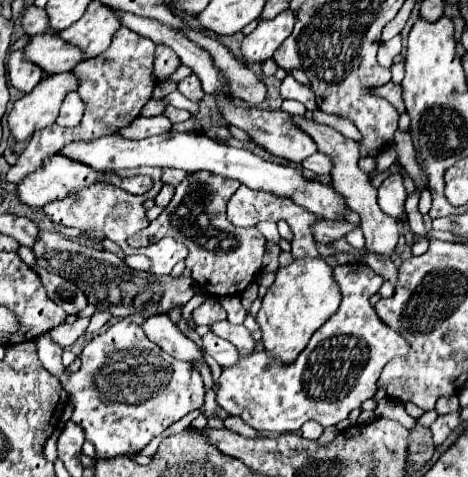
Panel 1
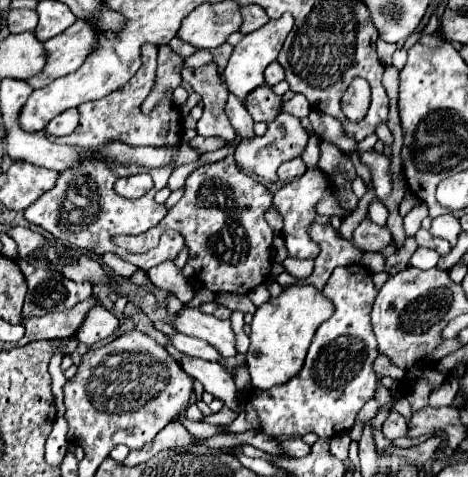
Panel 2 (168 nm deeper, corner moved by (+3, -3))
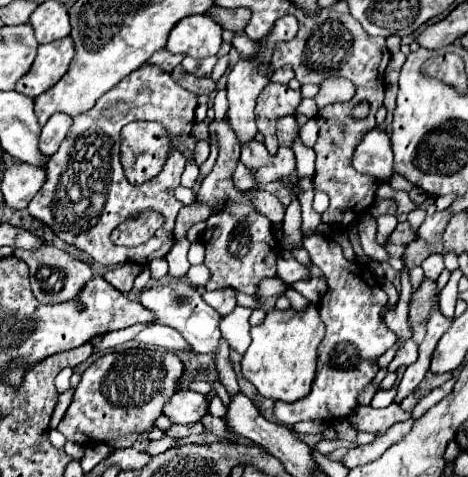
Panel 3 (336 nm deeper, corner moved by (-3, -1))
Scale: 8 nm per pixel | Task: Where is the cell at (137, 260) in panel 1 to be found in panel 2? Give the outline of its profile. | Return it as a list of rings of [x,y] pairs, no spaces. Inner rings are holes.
[[[164,261],[156,267],[152,267],[148,271],[148,279],[152,281],[152,285],[156,285],[158,289],[164,289],[164,291],[170,291],[174,293],[182,303],[188,303],[194,299],[196,295],[196,289],[188,285],[182,269],[178,269],[174,265],[174,261]]]

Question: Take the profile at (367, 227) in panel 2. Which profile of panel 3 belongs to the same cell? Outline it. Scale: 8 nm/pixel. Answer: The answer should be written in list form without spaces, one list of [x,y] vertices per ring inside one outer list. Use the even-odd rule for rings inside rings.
[[[398,223],[398,227],[392,231],[392,235],[388,237],[388,243],[394,243],[394,245],[408,245],[416,235],[412,233],[410,225],[408,223]]]

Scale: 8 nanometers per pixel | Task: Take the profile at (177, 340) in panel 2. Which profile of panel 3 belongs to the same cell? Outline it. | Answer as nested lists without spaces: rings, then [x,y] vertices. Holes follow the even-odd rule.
[[[152,325],[152,327],[144,329],[142,333],[138,333],[134,339],[144,345],[156,345],[156,347],[162,347],[168,351],[192,351],[188,341],[184,341],[184,337],[180,333],[166,325]]]

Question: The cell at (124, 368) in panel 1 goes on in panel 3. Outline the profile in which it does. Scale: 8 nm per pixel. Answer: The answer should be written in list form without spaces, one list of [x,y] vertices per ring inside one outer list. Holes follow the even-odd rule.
[[[130,349],[122,353],[106,353],[98,357],[84,373],[82,381],[78,383],[74,391],[74,401],[70,403],[64,419],[58,425],[58,431],[68,439],[76,441],[80,445],[90,443],[108,443],[116,437],[128,437],[138,435],[144,437],[150,433],[156,425],[156,419],[162,415],[164,405],[170,401],[170,397],[176,393],[176,385],[182,377],[184,365],[172,351],[154,351],[154,349]]]

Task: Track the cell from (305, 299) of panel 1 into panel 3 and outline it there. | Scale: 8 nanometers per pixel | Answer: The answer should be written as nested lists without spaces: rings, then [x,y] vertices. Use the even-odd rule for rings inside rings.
[[[310,303],[304,311],[266,311],[266,319],[250,329],[252,343],[242,359],[244,377],[258,389],[260,395],[280,399],[286,403],[302,399],[312,385],[316,371],[316,347],[324,337],[324,323],[316,303]]]

